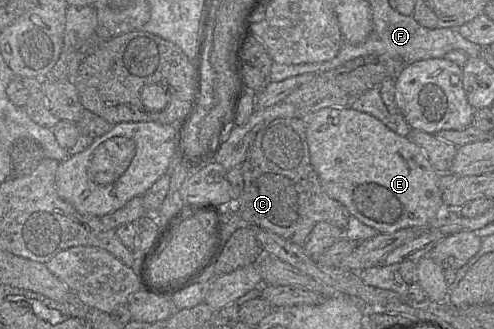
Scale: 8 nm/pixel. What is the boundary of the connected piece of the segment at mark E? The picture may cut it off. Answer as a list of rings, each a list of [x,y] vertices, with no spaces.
[[[331,106],[304,116],[310,162],[321,187],[331,198],[342,203],[350,215],[379,233],[394,233],[404,228],[426,228],[444,212],[439,188],[440,174],[423,150],[409,137],[390,130],[379,119],[350,106]]]

